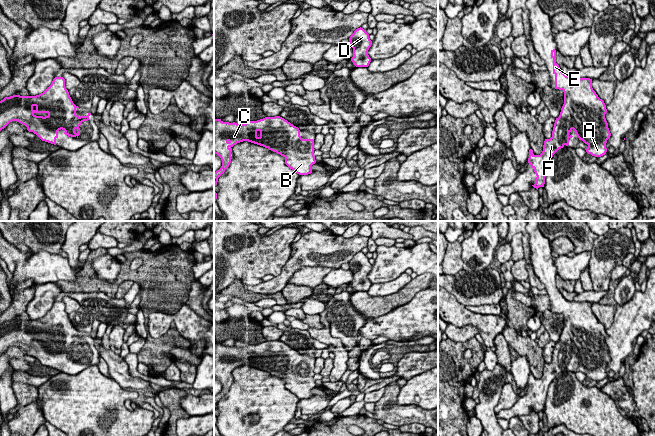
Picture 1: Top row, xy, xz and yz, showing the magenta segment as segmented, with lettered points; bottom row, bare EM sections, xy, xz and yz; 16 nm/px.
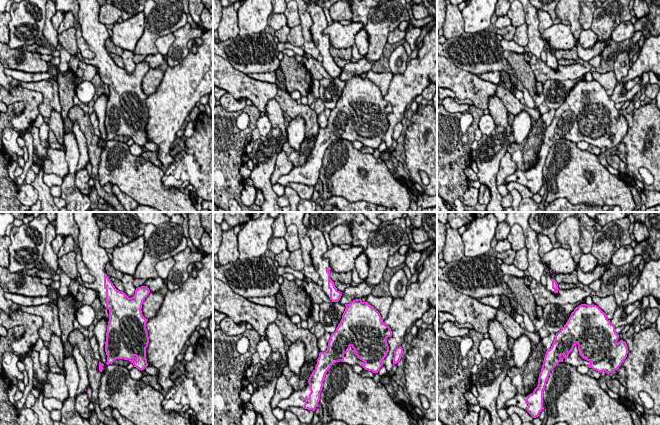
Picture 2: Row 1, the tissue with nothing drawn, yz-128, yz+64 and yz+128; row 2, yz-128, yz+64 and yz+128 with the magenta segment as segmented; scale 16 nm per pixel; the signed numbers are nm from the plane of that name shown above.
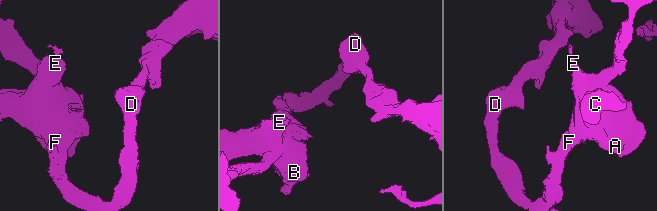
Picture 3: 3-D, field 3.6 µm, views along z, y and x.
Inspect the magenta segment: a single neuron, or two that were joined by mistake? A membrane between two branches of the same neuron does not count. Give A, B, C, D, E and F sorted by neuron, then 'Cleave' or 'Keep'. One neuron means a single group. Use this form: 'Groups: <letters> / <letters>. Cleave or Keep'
Groups: A B C E / D F. Cleave

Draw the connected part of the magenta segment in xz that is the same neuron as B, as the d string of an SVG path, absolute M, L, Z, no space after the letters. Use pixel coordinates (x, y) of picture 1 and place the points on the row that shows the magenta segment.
M280 116L265 117L244 124L214 119L214 154L222 160L221 168L214 172L214 186L231 163L232 147L243 141L263 146L283 157L287 156L285 164L299 175L311 174L311 166L316 163L314 141L302 139L298 130L294 140L297 143L297 152L291 156L288 145L284 145L285 140L282 138L286 136L287 126L288 121Z

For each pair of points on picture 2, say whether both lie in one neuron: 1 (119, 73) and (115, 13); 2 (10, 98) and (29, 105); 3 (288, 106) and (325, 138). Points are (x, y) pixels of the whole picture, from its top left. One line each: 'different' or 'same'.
1: different
2: same
3: different

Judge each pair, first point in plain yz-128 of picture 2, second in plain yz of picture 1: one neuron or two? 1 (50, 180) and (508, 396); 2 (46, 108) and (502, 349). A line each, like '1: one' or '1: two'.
1: two
2: two

